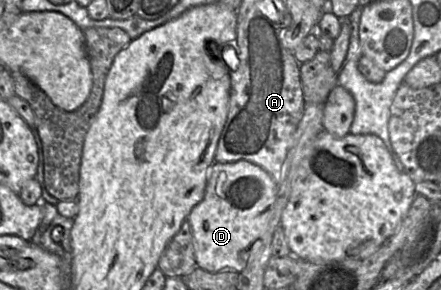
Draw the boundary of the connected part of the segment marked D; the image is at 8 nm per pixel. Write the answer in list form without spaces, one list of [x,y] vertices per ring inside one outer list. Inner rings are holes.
[[[245,160],[237,162],[214,162],[208,173],[204,198],[190,212],[190,222],[197,266],[209,272],[235,271],[241,273],[246,267],[250,250],[266,230],[270,212],[276,199],[278,185],[260,166]]]

